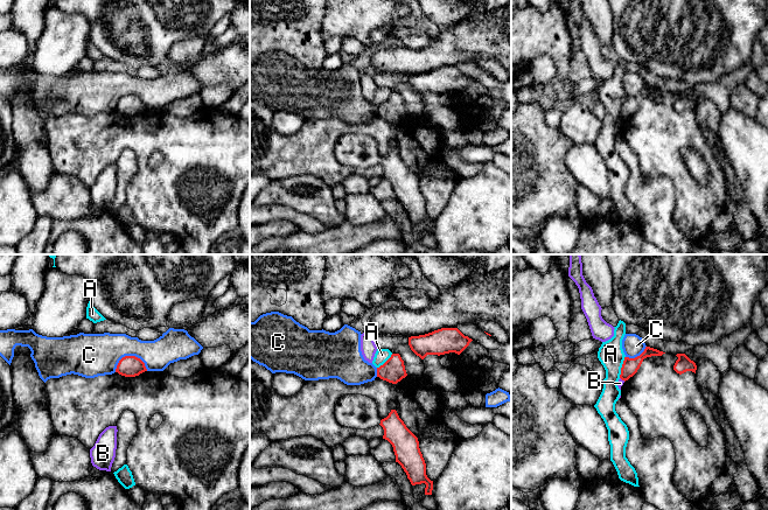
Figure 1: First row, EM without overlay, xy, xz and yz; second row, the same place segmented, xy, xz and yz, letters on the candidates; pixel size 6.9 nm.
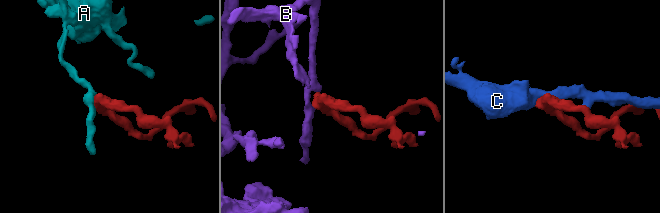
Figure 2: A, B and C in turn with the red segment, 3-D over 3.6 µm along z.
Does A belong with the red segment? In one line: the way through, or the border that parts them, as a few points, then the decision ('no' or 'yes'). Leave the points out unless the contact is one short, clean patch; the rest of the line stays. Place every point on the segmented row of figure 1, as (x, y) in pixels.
border along yz (625, 356), (619, 377); no

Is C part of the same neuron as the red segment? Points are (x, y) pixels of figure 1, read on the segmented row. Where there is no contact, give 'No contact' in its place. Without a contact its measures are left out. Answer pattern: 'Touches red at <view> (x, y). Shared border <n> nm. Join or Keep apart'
Touches red at xy (131, 356). Shared border 240 nm. Keep apart

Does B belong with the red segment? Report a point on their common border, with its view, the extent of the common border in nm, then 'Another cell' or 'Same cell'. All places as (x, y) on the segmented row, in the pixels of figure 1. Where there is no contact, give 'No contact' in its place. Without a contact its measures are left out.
Touches red at yz (622, 379). Shared border 50 nm. Another cell

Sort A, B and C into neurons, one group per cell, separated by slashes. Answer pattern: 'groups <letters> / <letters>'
groups A / B / C

